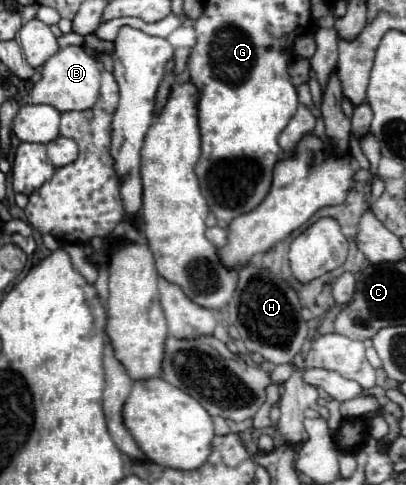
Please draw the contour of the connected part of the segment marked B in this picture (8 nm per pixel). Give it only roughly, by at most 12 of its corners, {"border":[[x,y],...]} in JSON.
{"border":[[82,46],[60,48],[42,66],[32,104],[88,110],[100,66]]}

